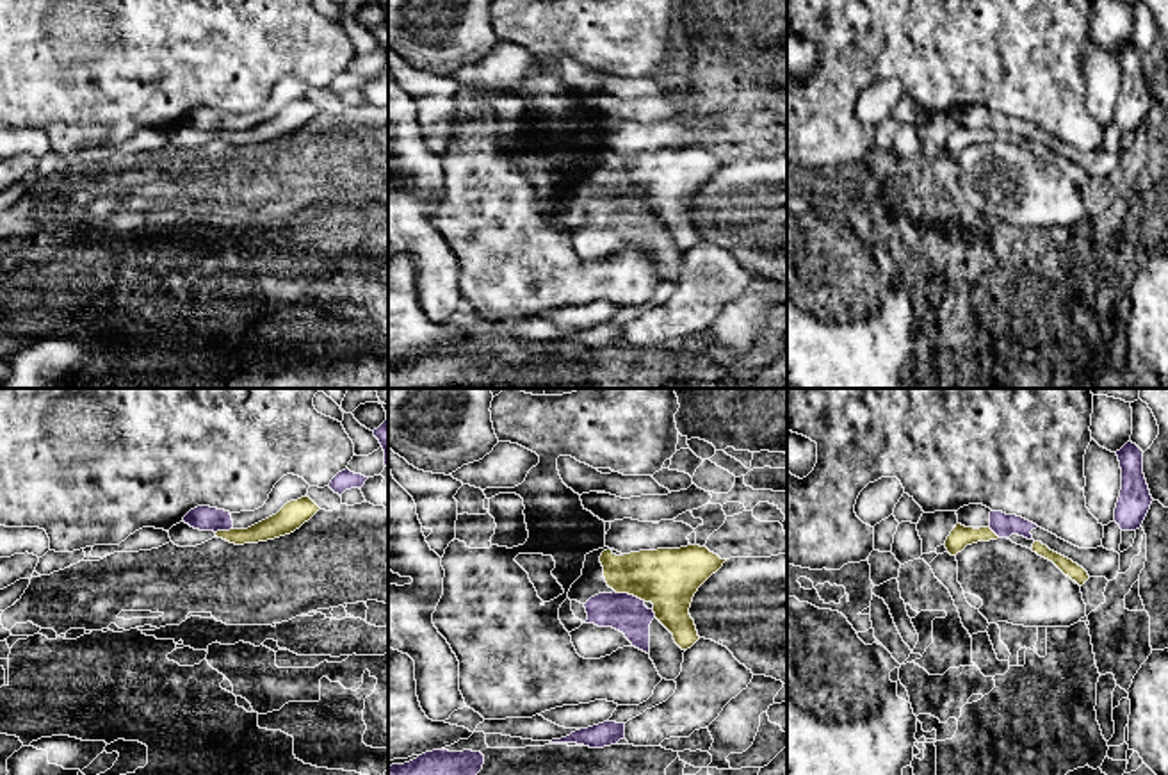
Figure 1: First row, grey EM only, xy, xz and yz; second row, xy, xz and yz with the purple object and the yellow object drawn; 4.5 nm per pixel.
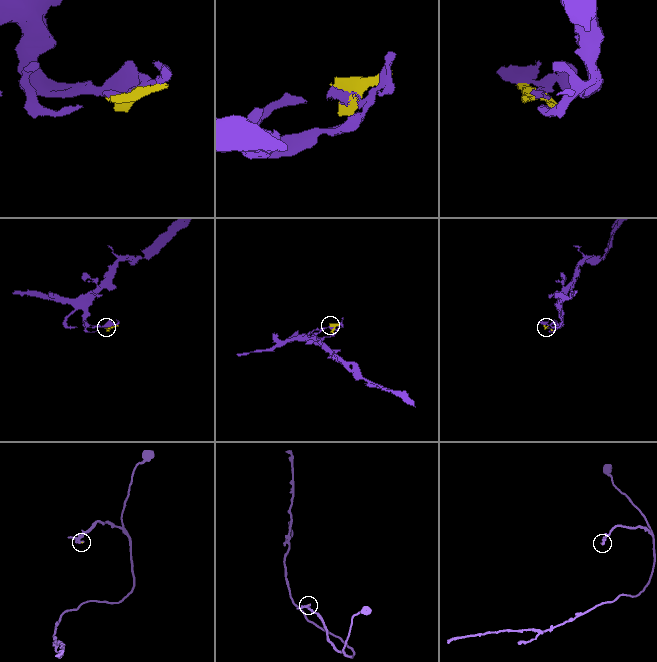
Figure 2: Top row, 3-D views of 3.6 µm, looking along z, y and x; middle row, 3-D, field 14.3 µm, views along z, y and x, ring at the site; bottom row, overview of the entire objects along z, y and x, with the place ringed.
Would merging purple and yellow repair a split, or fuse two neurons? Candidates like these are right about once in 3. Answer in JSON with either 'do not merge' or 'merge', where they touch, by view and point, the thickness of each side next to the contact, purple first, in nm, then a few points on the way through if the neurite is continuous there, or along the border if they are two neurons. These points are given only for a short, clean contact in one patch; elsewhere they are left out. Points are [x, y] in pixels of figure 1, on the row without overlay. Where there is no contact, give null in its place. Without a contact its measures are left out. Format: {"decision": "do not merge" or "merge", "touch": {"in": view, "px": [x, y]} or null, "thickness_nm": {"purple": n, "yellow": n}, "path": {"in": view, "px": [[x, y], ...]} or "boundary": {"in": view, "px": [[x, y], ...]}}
{"decision": "do not merge", "touch": {"in": "xz", "px": [631, 196]}, "thickness_nm": {"purple": 170, "yellow": 280}, "boundary": {"in": "xz", "px": [[615, 191], [645, 202]]}}

